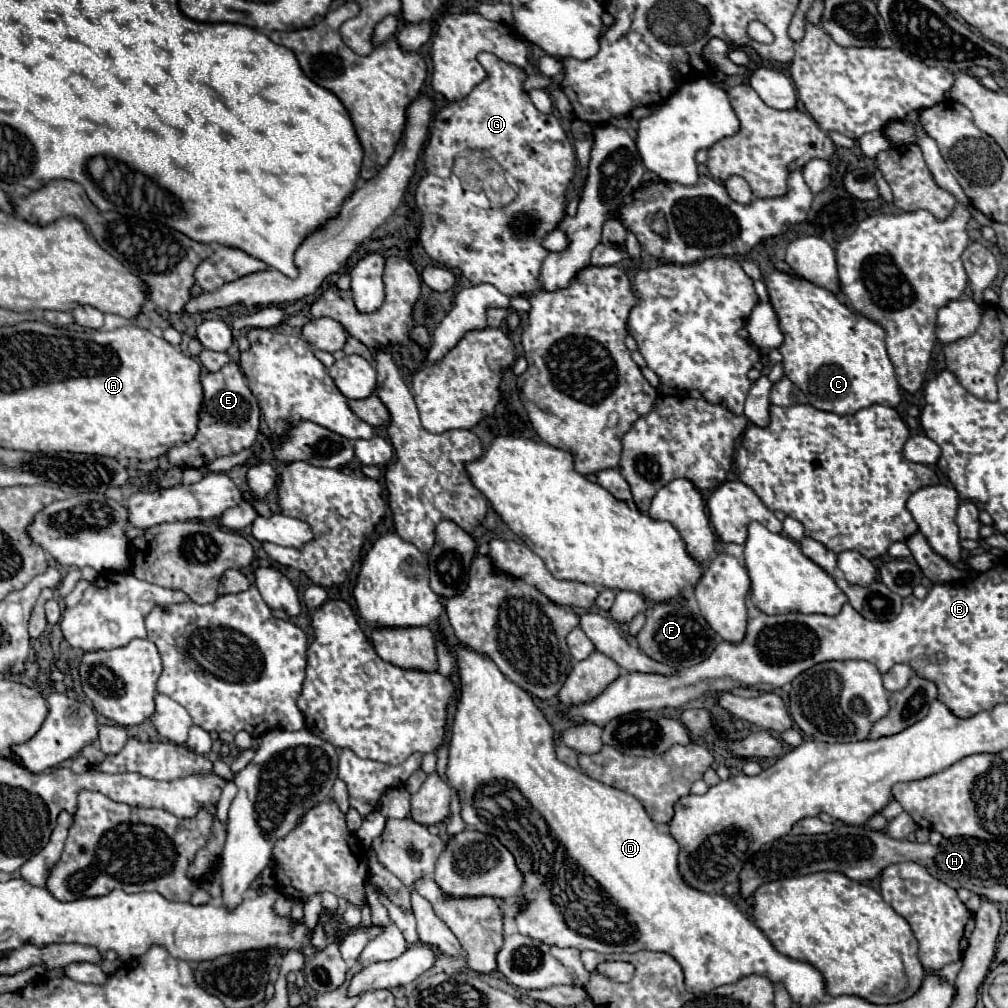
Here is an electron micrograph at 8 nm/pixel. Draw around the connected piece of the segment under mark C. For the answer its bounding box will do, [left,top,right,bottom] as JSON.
[765,271,899,415]

